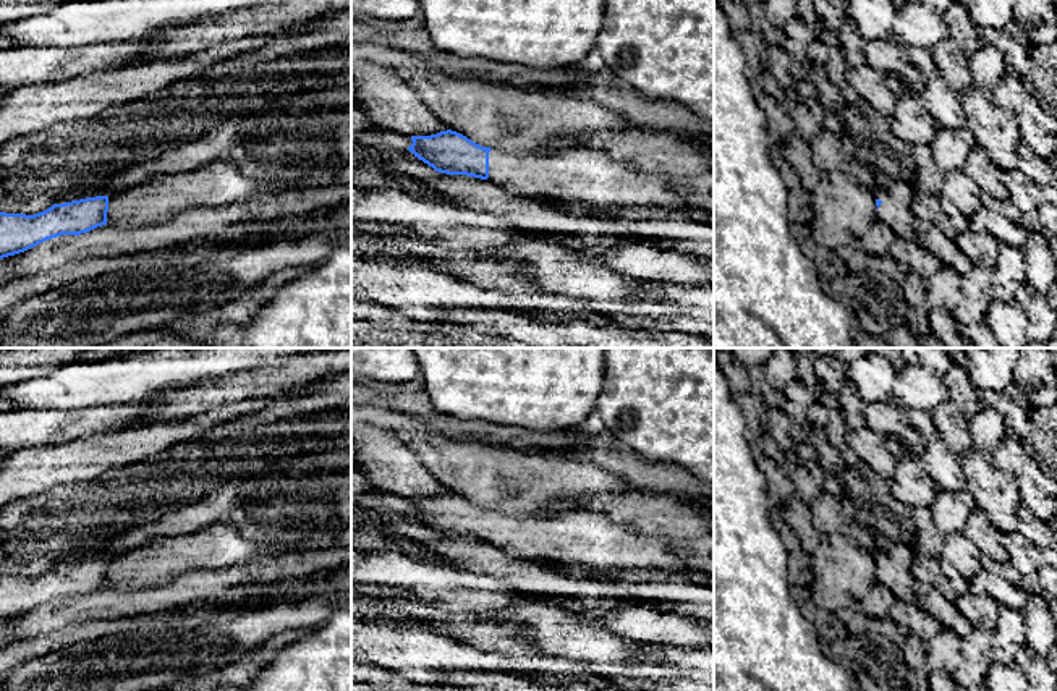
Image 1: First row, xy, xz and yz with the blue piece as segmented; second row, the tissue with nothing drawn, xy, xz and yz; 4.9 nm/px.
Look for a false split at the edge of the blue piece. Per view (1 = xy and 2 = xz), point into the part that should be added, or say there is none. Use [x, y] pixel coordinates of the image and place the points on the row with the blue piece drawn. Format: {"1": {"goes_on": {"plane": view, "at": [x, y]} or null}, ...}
{"1": {"goes_on": null}, "2": {"goes_on": {"plane": "xz", "at": [590, 177]}}}

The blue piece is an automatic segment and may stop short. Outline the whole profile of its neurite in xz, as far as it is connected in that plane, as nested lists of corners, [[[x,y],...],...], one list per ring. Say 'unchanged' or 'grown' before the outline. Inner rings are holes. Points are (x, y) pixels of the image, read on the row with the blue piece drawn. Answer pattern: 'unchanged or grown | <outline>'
grown | [[[452,129],[411,141],[408,150],[435,172],[487,180],[520,197],[575,201],[592,212],[686,207],[669,186],[673,176],[625,167],[597,149],[516,155],[482,147]]]

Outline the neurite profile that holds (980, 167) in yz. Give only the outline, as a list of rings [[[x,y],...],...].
[[[973,146],[963,172],[983,189],[984,194],[991,194],[995,199],[1008,199],[1008,189],[1000,180],[1000,172],[989,154]]]

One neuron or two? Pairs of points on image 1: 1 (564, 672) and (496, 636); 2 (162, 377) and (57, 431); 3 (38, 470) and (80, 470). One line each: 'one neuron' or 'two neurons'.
1: one neuron
2: two neurons
3: one neuron

